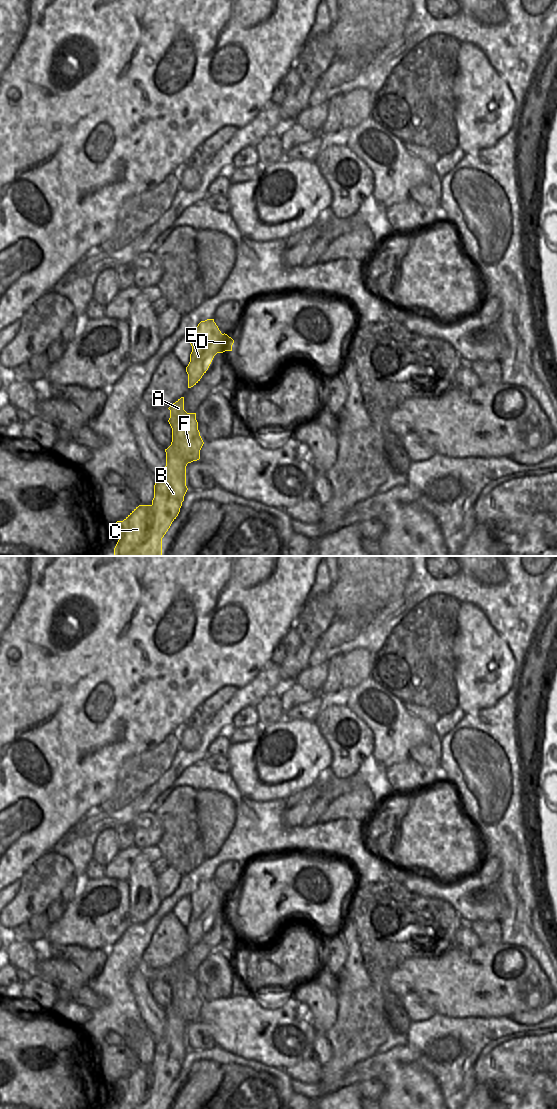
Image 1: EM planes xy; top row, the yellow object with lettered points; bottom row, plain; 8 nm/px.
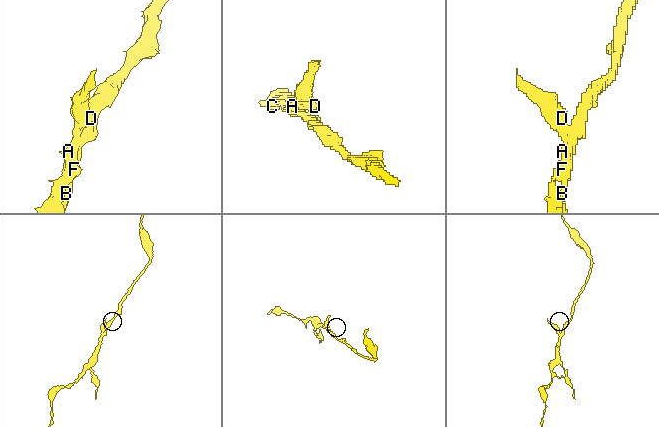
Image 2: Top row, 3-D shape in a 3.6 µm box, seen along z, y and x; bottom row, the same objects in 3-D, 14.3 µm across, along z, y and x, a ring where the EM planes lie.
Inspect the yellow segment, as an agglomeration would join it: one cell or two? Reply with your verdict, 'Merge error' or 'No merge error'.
Merge error.

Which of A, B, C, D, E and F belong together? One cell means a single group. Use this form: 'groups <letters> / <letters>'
groups A C D E F / B

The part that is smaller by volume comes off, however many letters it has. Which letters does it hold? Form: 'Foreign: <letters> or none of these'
Foreign: A, C, D, E, F

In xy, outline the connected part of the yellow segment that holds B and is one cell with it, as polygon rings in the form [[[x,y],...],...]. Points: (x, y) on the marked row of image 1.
[[[170,445],[166,452],[166,466],[154,485],[152,510],[154,526],[148,540],[128,556],[162,556],[162,538],[180,512],[186,486],[187,462]]]

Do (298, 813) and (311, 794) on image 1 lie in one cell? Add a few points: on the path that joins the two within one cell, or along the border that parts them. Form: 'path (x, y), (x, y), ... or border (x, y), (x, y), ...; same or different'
path (298, 808), (306, 799); same

